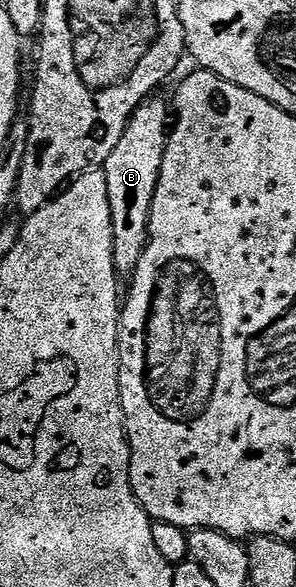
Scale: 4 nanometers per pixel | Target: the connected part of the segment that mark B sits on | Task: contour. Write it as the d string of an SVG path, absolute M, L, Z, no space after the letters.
M146 100L138 106L137 111L129 117L127 128L123 132L123 140L115 144L115 152L104 164L105 179L107 180L107 196L111 200L111 224L113 225L113 259L118 275L132 276L137 266L143 260L143 252L149 243L149 217L151 204L155 200L157 181L163 168L165 146L171 133L171 110L161 102Z

